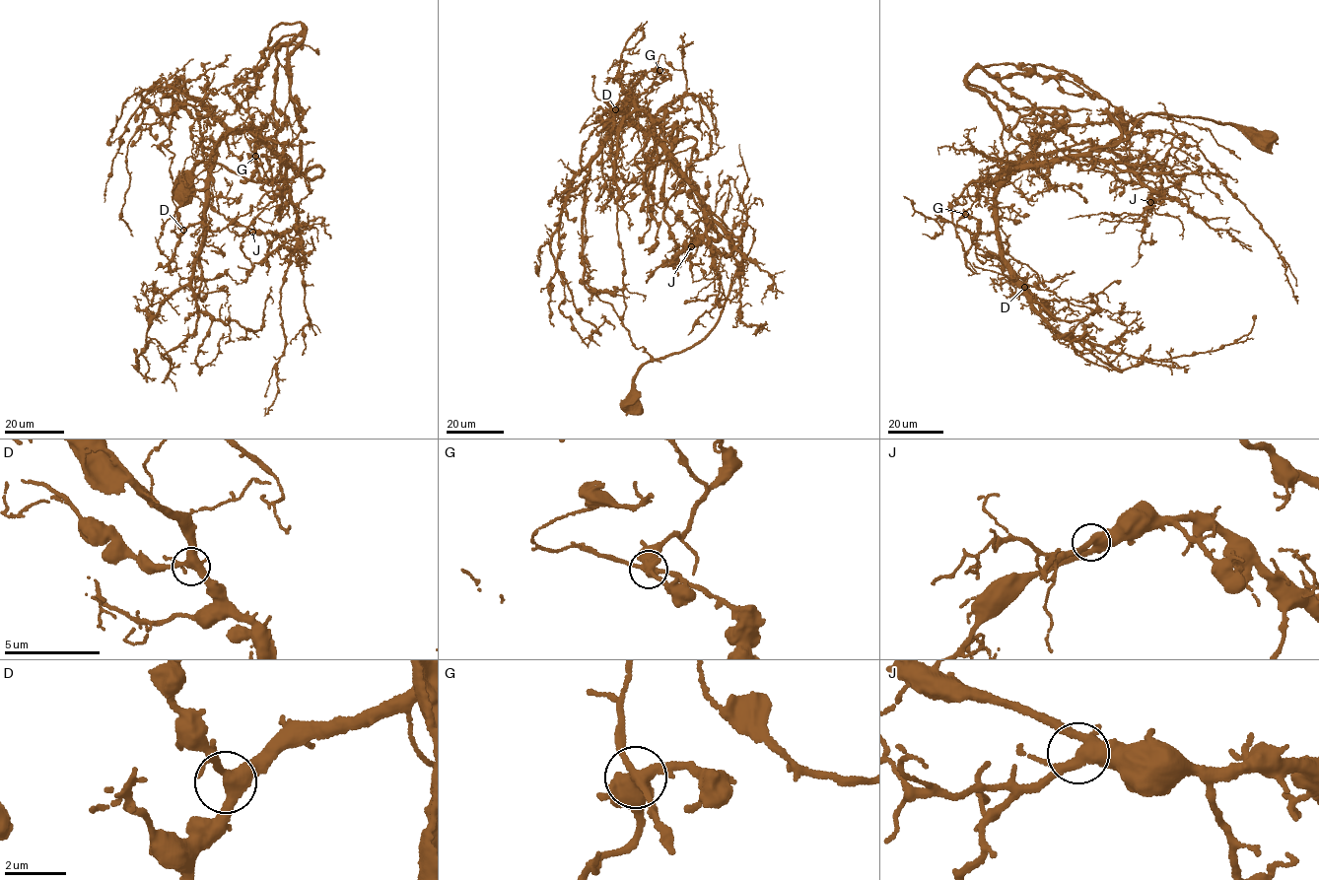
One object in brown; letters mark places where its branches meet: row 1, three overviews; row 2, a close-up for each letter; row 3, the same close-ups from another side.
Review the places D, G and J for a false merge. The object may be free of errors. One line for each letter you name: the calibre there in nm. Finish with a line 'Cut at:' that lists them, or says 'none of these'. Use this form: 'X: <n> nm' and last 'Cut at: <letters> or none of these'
Cut at: none of these

